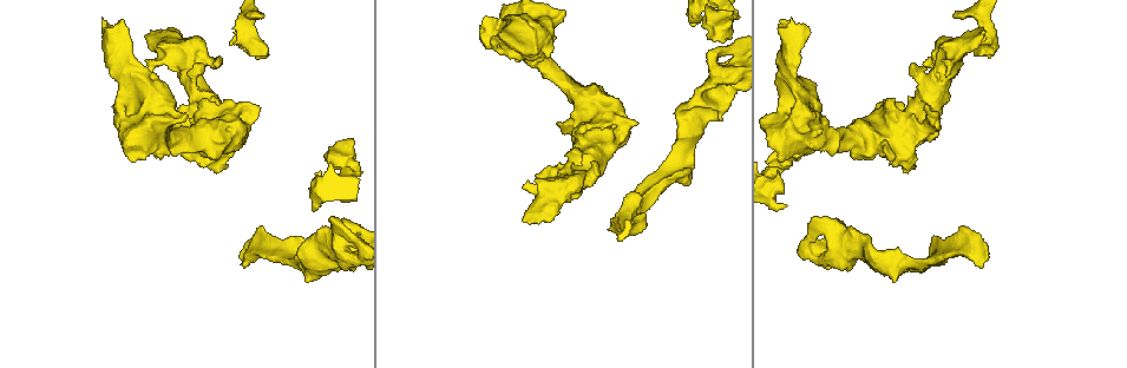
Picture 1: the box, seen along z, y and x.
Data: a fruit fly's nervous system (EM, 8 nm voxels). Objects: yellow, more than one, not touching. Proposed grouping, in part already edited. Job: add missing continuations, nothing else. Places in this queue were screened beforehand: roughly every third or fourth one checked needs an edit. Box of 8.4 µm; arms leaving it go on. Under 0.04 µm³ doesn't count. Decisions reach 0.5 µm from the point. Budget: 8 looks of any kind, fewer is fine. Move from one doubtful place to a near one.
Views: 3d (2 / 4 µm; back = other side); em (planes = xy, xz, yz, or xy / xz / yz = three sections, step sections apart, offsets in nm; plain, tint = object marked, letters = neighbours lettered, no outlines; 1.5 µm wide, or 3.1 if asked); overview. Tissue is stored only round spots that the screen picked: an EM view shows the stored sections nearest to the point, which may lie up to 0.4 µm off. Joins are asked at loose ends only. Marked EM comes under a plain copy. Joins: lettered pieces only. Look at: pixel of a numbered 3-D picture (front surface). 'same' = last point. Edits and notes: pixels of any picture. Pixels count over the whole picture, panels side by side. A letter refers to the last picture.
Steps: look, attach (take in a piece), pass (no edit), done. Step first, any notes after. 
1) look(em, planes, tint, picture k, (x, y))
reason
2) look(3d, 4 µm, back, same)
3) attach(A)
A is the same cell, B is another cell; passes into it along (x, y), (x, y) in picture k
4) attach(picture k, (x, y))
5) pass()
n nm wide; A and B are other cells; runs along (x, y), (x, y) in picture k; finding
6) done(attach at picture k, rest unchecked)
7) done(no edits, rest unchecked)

look(3d, 4 µm, picture 1, (986, 254))
an open end

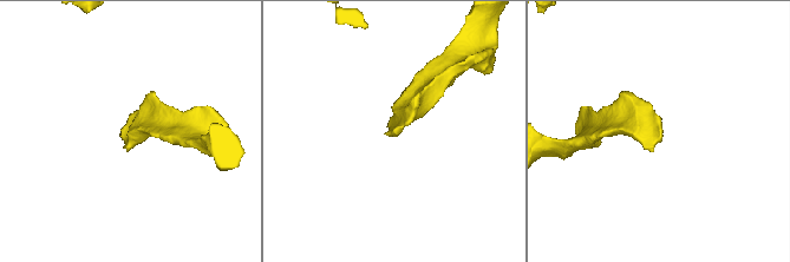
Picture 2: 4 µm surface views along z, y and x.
look(em, yz, step 4, tint, picture 2, (384, 133))
shape alone is not enough

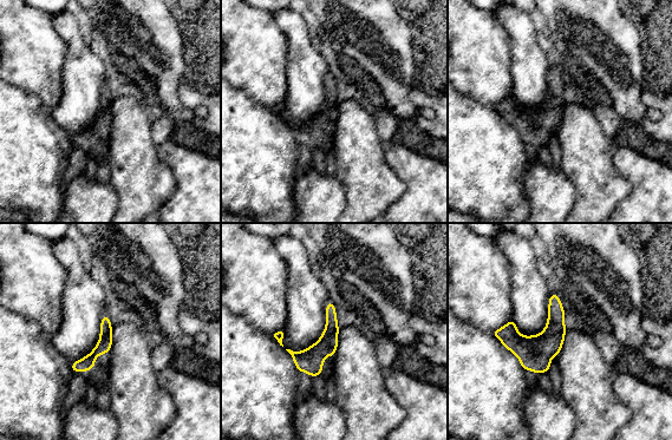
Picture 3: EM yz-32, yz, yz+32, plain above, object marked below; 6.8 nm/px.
look(em, planes, letters, same)
cut it another way

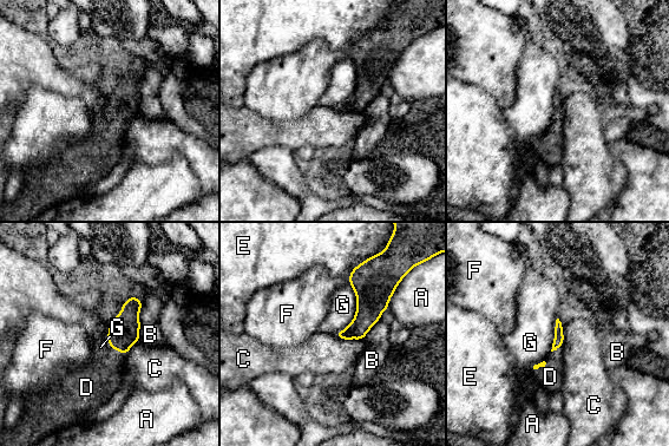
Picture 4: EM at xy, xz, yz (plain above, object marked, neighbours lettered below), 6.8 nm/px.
attach(D)
D is the same cell, A, B, C, E, F and G are other cells; passes into it along (124, 332), (118, 351), (100, 378) in picture 4; it goes on there

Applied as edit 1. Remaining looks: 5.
look(overview)
see it whole again

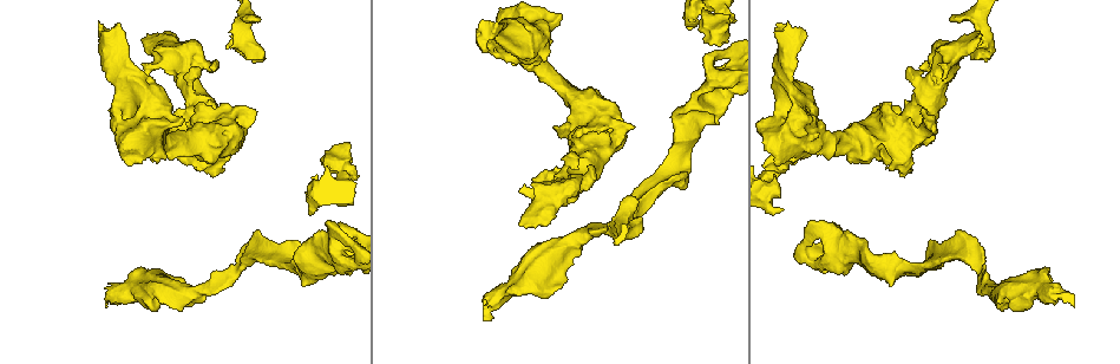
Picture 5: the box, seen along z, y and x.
look(em, planes, letters, picture 5, (125, 163))
thick end

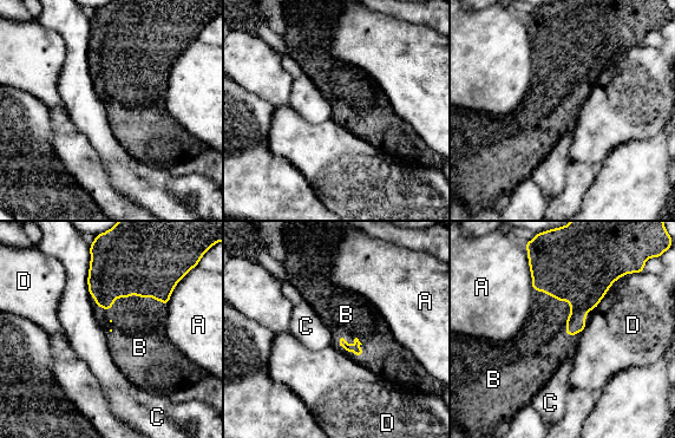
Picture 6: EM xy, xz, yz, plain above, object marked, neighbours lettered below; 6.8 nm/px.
attach(B)
B touches over 550 nm; B is the same cell, A, C and D are other cells; passes into it along (124, 262), (125, 299), (138, 333) in picture 6; the cell continues

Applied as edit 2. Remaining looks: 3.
look(overview)
see it whole again

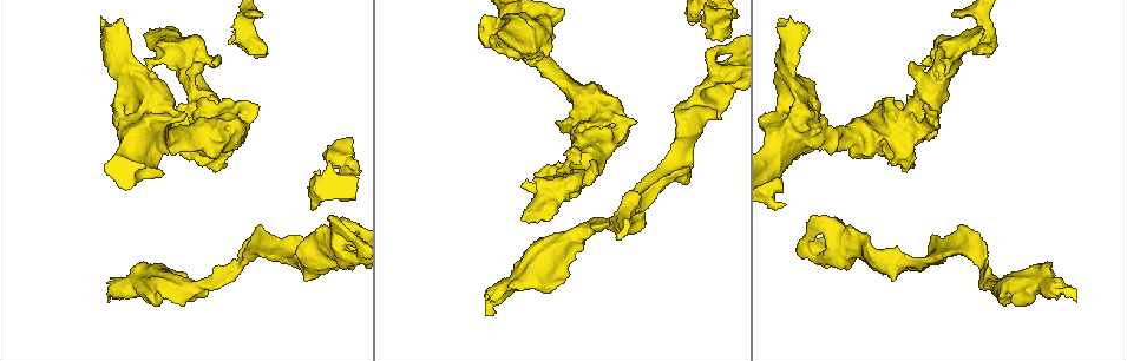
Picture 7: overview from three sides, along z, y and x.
look(em, xz, step 4, letters, picture 7, (107, 66))
branch stops here

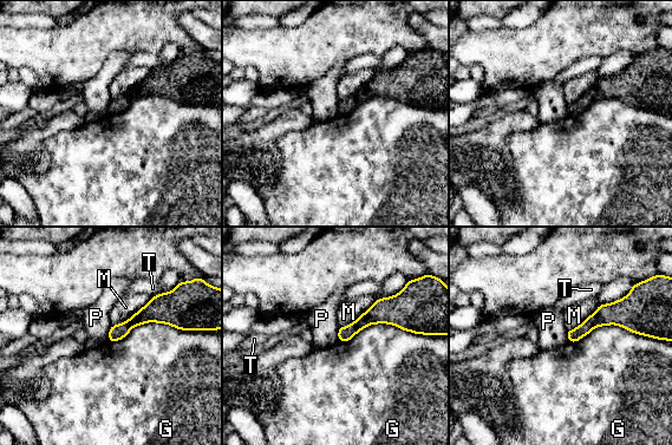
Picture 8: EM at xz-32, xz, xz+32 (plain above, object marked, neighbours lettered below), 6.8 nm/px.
pass()
G, M, P and T are other cells; runs along (626, 322), (597, 319), (569, 335) in picture 8; none of them fits

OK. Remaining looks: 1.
done(attach at picture 4, attach at picture 6, rest unchecked)

